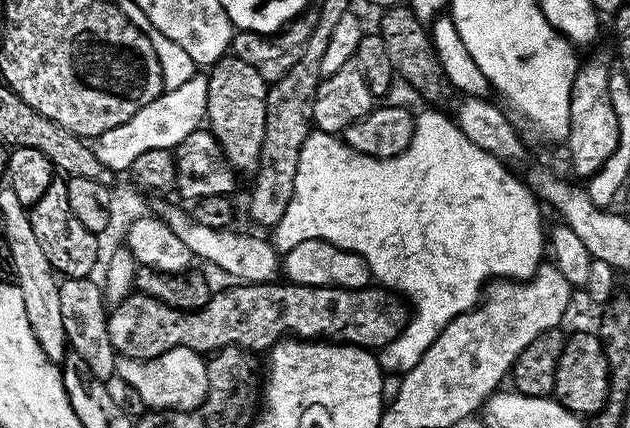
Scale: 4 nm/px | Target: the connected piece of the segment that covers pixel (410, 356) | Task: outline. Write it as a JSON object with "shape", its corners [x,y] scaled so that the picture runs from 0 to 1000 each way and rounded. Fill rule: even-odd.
{"shape":[[[662,297],[651,341],[638,357],[617,374],[603,374],[597,364],[576,364],[562,353],[554,336],[546,334],[538,315],[497,304],[489,311],[479,341],[479,360],[473,369],[473,407],[467,416],[467,463],[460,463],[460,481],[454,481],[454,500],[448,500],[448,519],[441,519],[430,544],[429,561],[441,591],[449,593],[473,575],[481,561],[516,561],[529,575],[549,589],[562,589],[584,621],[586,638],[597,645],[608,671],[633,687],[651,703],[648,759],[635,773],[635,785],[625,790],[611,813],[602,815],[603,857],[611,871],[640,874],[649,869],[667,843],[670,827],[683,818],[689,790],[702,780],[702,771],[721,743],[735,729],[746,729],[760,713],[771,666],[789,652],[830,659],[849,640],[867,598],[867,533],[857,526],[859,470],[844,449],[830,418],[811,390],[806,390],[781,362],[751,360],[752,364],[717,364],[717,346],[711,336],[698,336],[698,308],[692,299]]]}

